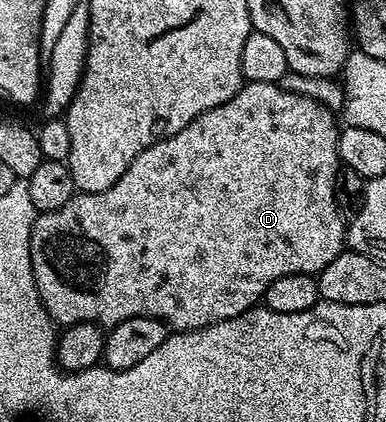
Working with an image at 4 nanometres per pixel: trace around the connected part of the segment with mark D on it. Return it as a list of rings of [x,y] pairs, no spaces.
[[[244,83],[237,95],[229,98],[229,102],[213,110],[205,110],[205,114],[193,118],[185,130],[177,130],[177,134],[158,140],[137,154],[129,170],[125,170],[125,174],[121,174],[109,190],[79,192],[72,200],[65,202],[61,210],[36,215],[31,231],[31,261],[37,294],[45,310],[59,326],[93,322],[104,330],[110,330],[134,316],[148,316],[163,321],[168,329],[175,332],[192,332],[248,312],[262,301],[270,284],[277,282],[277,278],[285,278],[285,274],[310,276],[325,270],[325,266],[329,266],[329,262],[345,250],[345,217],[335,201],[335,179],[341,167],[340,131],[341,124],[336,113],[321,106],[321,102],[313,102],[313,98],[305,98],[301,94],[289,94],[278,84]]]

